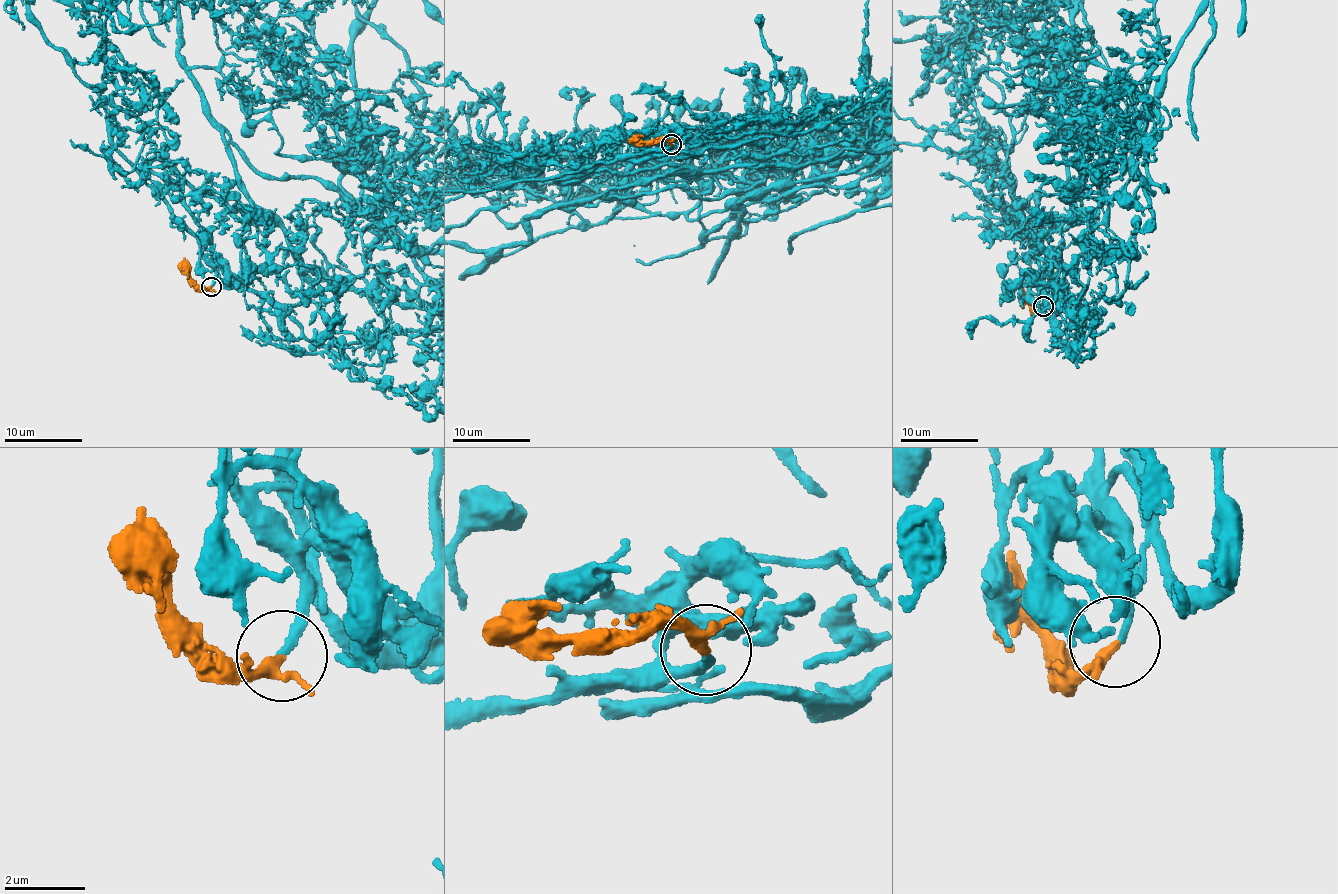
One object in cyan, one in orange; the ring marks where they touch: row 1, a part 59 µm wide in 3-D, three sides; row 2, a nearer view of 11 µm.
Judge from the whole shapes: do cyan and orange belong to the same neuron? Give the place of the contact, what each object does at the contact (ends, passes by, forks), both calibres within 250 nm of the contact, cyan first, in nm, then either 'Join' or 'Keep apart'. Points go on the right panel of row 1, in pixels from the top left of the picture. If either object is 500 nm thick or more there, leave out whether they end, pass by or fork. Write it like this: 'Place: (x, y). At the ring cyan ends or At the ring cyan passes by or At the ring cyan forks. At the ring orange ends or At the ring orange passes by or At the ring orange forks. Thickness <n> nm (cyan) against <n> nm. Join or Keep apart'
Place: (1043, 306). At the ring cyan ends. At the ring orange passes by. Thickness 170 nm (cyan) against 200 nm. Join

